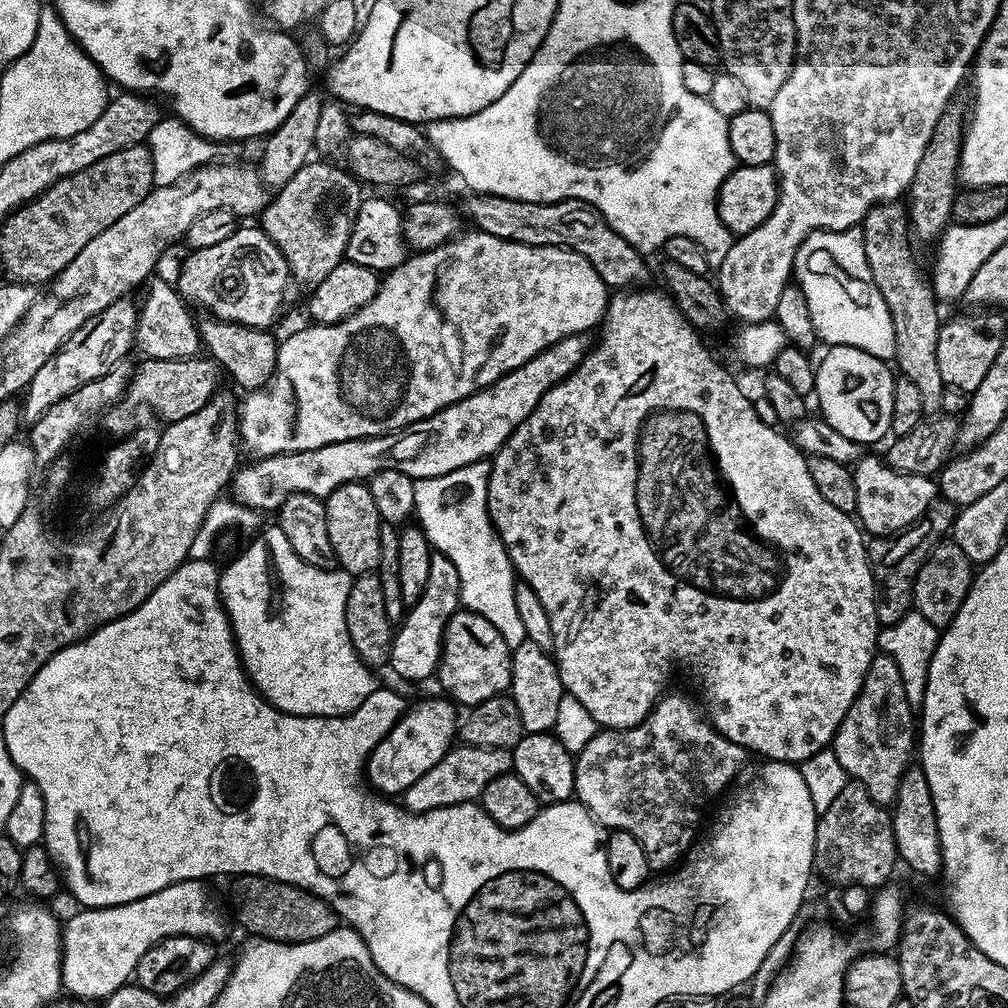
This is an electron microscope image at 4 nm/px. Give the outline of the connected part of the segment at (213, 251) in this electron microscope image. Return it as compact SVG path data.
M259 226L237 227L222 242L191 251L180 268L180 277L174 280L176 291L185 302L205 308L208 311L205 313L215 319L267 329L271 329L280 316L288 284L290 273L286 258Z

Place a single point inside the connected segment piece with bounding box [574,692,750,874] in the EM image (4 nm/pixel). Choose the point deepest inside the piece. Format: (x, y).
(656, 780)

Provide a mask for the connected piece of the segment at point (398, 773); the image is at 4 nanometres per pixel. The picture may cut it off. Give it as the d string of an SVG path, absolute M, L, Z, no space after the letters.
M443 699L424 700L413 708L411 705L400 721L388 731L386 738L374 746L368 755L366 780L377 793L388 798L399 797L407 788L414 786L414 782L418 782L426 770L438 766L449 748L453 747L458 736L458 708L451 699Z

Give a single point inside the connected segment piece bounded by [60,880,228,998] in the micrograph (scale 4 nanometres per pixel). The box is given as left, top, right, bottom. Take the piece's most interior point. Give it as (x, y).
(101, 947)

